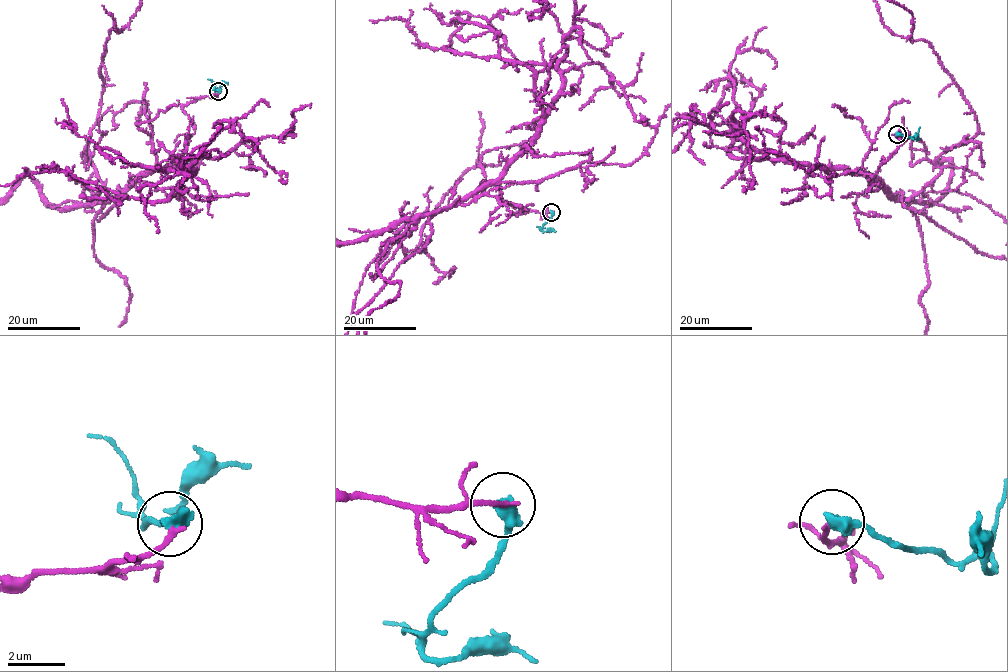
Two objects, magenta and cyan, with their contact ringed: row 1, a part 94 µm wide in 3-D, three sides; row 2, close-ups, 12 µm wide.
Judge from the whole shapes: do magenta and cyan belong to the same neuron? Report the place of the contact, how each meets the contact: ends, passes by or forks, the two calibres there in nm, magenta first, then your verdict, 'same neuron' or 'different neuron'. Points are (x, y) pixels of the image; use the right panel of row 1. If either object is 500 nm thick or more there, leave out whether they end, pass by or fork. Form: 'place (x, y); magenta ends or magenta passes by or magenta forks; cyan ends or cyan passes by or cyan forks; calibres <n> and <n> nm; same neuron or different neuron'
place (897, 134); magenta ends; cyan ends; calibres 200 and 480 nm; different neuron

